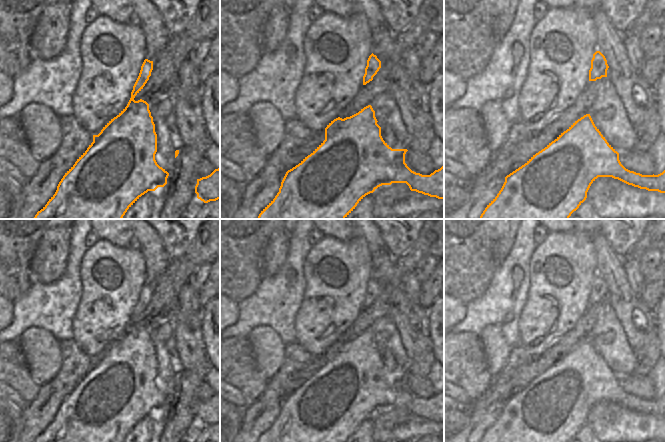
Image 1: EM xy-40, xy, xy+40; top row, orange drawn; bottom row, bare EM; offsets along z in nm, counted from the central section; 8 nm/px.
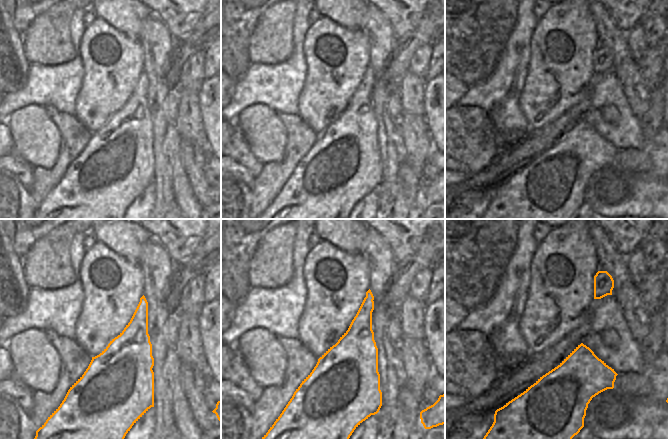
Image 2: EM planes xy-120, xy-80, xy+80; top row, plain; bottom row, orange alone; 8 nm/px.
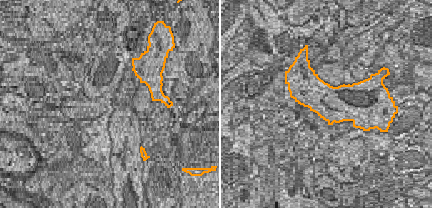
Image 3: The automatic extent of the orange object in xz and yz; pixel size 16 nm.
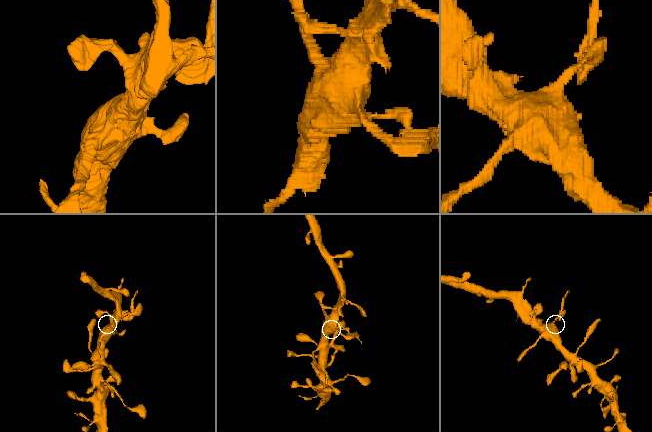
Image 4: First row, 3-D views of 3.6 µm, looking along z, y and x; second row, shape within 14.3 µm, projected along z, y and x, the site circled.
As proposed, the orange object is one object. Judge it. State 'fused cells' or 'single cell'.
fused cells

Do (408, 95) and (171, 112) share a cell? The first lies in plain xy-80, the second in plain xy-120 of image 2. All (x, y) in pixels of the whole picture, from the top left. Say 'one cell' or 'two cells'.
two cells

